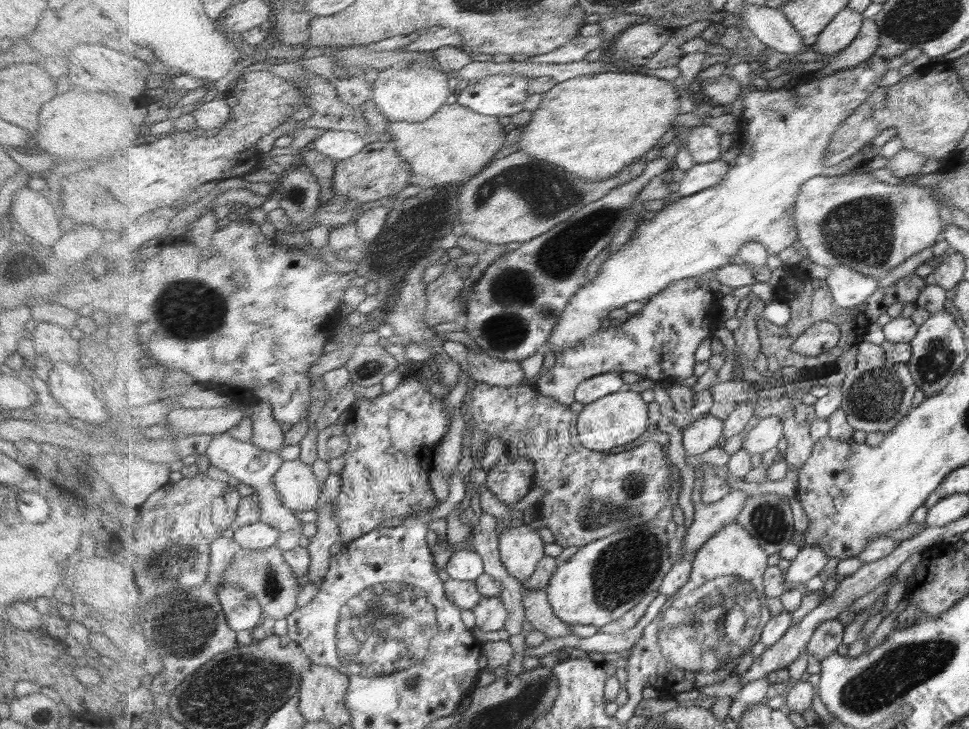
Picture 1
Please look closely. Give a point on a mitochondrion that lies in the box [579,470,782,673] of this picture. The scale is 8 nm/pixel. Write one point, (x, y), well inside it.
(627, 568)

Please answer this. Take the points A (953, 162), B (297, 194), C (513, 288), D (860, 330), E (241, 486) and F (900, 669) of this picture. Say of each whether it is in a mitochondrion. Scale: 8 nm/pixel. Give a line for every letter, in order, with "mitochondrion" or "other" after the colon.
A: other
B: mitochondrion
C: mitochondrion
D: other
E: other
F: mitochondrion

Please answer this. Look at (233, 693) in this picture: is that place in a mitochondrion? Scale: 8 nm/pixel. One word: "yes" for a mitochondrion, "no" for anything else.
yes

